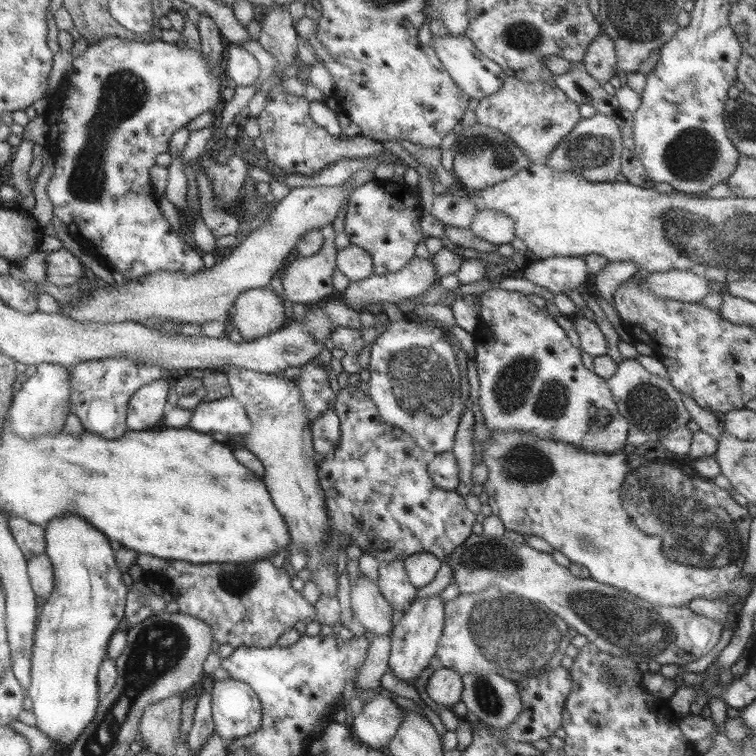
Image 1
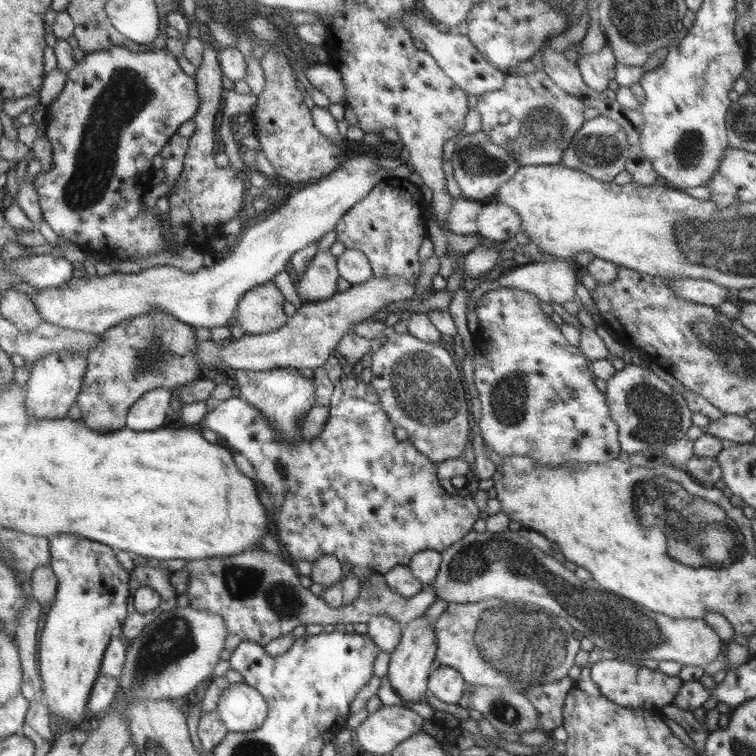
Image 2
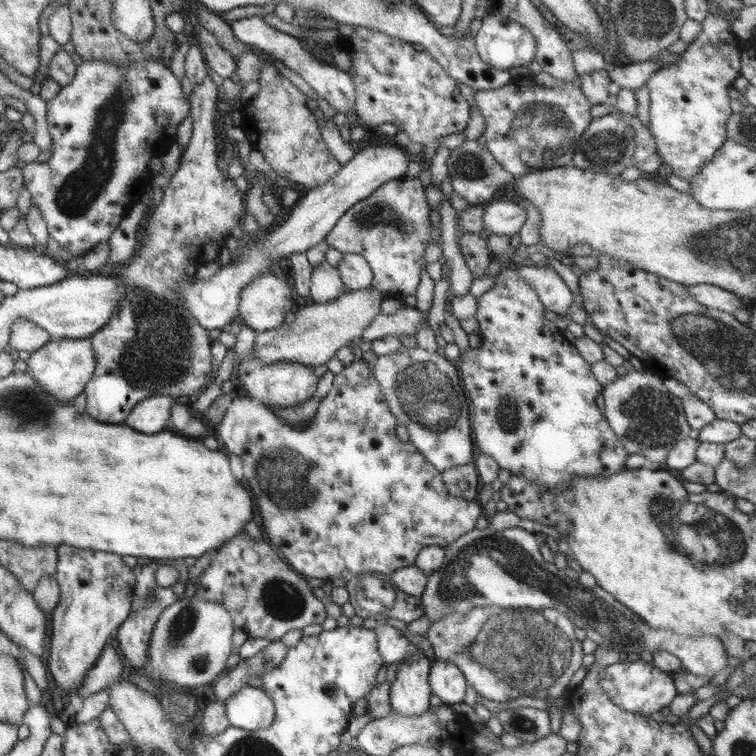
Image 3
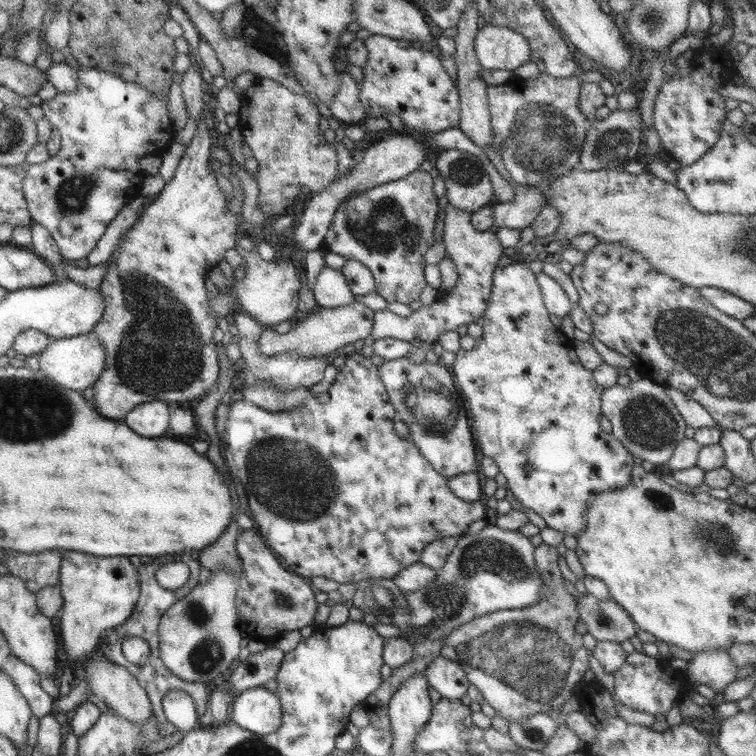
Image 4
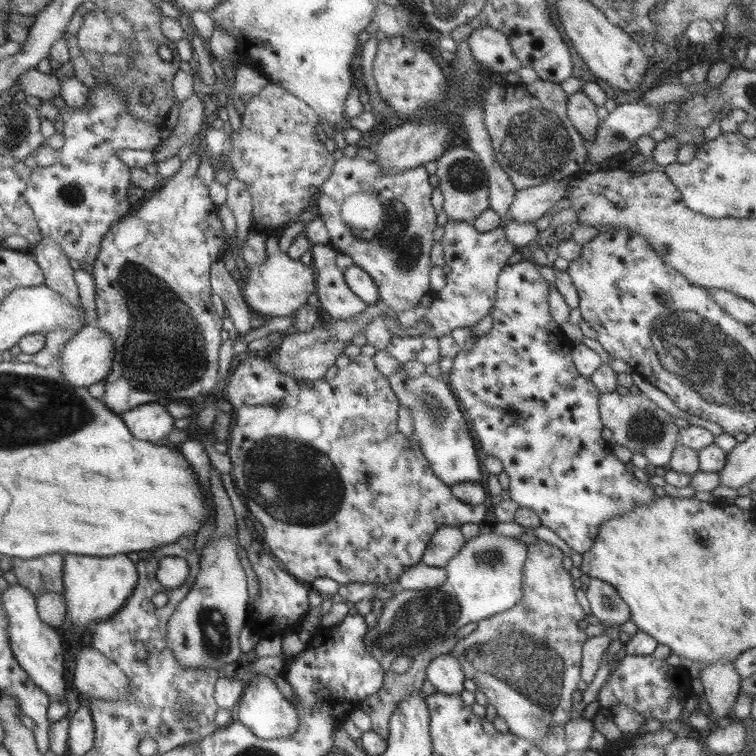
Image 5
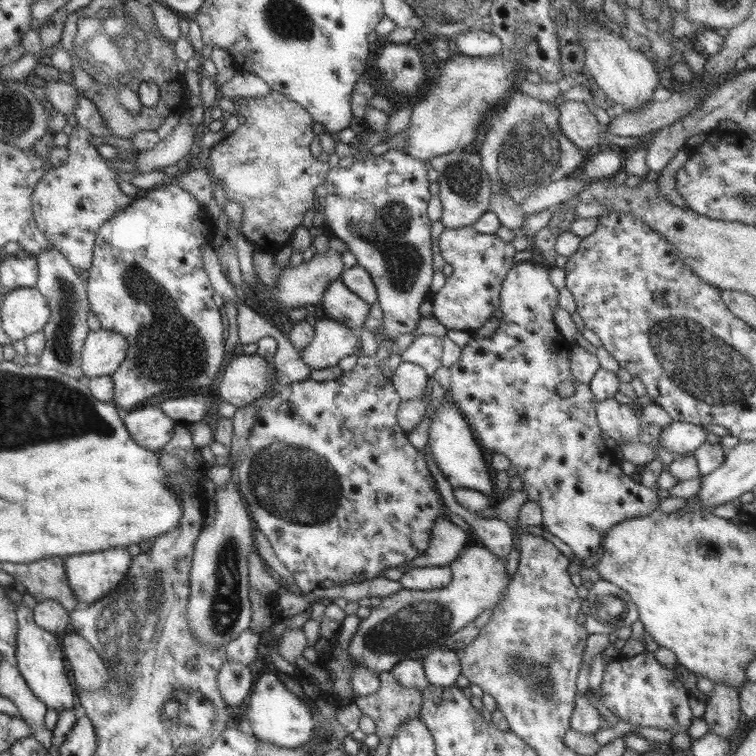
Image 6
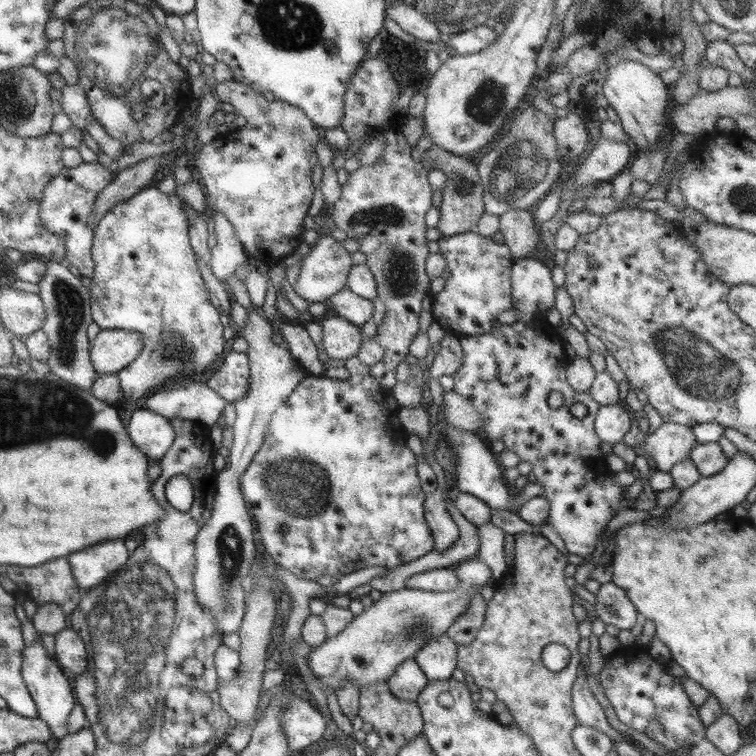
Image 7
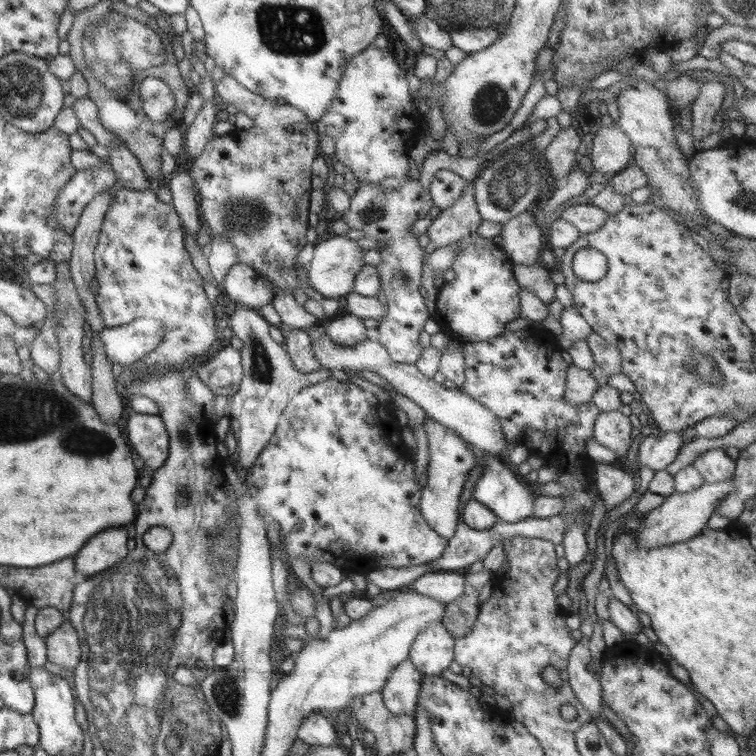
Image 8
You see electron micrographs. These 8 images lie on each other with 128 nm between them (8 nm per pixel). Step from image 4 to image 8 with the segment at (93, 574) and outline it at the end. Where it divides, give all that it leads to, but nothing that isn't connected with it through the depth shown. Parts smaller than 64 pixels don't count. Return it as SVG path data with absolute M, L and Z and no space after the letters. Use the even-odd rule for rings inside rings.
M115 526L95 534L85 542L73 558L75 570L81 578L107 570L113 564L124 561L130 550L127 550L126 526Z

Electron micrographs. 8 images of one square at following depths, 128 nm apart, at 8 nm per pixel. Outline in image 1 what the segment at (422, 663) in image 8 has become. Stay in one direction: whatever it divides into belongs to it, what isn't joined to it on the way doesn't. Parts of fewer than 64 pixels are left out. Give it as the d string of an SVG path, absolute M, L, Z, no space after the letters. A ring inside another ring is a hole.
M437 666L427 679L426 692L439 707L451 707L459 702L462 693L462 675L449 668Z

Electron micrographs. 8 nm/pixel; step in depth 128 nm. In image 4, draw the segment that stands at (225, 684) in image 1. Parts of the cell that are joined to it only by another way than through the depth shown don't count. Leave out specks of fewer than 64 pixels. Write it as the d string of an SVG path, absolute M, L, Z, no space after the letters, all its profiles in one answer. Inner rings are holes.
M263 686L242 690L231 705L229 720L256 735L265 736L282 723L282 706L276 693Z

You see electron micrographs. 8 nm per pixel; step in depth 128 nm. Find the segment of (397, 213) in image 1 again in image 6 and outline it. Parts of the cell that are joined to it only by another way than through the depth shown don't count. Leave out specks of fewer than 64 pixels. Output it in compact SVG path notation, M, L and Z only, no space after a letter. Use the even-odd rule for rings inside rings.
M387 149L383 154L375 155L371 154L369 151L365 157L360 160L356 160L345 169L341 169L339 167L333 167L329 169L329 172L326 174L323 186L326 188L326 195L318 202L323 207L323 216L326 221L326 225L324 230L328 234L333 234L335 238L339 238L348 245L348 251L351 254L354 254L356 258L357 265L362 266L371 277L373 285L375 286L377 293L377 304L381 307L383 312L383 323L381 325L381 331L383 331L383 335L385 335L385 339L394 340L395 337L399 334L411 333L411 331L415 331L415 327L417 327L417 323L421 318L419 314L419 305L421 302L426 301L430 298L430 284L432 280L432 254L431 251L431 239L429 238L429 228L431 228L431 221L427 219L427 215L425 212L425 208L427 208L427 200L429 200L429 179L427 178L427 164L425 161L414 159L410 157L407 153L403 152L399 149ZM357 204L365 204L365 206L369 206L371 208L371 212L373 212L373 226L369 226L369 228L373 228L373 236L371 238L363 238L363 240L367 240L367 244L369 246L355 246L355 236L359 236L357 234L357 226L361 226L361 224L355 224L353 222L353 216L351 216L351 210L353 210L353 206L357 208Z

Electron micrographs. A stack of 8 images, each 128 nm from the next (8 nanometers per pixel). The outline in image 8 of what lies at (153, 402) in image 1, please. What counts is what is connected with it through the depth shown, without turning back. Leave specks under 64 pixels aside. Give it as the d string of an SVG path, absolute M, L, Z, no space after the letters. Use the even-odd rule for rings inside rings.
M131 412L125 424L127 443L143 460L145 470L163 466L168 455L168 435L158 415Z

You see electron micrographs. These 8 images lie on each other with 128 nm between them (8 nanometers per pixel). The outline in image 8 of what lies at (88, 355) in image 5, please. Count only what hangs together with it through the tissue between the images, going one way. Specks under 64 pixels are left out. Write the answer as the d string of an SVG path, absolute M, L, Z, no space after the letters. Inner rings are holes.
M145 317L123 326L105 328L99 333L99 340L110 365L129 367L156 351L161 336L161 324Z

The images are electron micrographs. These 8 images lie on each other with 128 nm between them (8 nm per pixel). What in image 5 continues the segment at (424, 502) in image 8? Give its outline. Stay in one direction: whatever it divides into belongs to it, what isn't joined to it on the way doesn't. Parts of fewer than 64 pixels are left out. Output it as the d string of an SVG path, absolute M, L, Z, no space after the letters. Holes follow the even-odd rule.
M442 526L431 535L421 563L434 568L445 568L449 559L463 546L465 540L456 526Z

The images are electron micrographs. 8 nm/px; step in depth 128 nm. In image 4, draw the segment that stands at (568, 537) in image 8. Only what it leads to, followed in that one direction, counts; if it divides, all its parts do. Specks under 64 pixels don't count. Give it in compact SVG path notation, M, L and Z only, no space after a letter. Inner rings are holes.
M514 258L513 262L501 268L496 267L491 282L491 293L489 293L489 301L487 307L483 311L483 315L479 319L479 323L483 328L483 334L475 340L472 350L466 351L460 349L455 352L455 360L449 368L453 375L455 386L461 392L463 400L467 407L467 415L470 419L470 429L472 437L477 446L478 456L489 456L498 466L499 472L506 478L507 488L511 492L511 496L527 510L533 510L545 521L545 526L561 532L561 534L569 534L569 536L578 536L584 530L584 514L588 502L600 492L609 492L615 490L631 480L631 469L634 465L634 456L611 434L606 434L599 426L600 398L603 388L595 383L592 372L586 370L571 346L571 339L565 336L563 332L555 328L549 321L549 314L543 305L541 292L537 286L535 275L526 263Z

